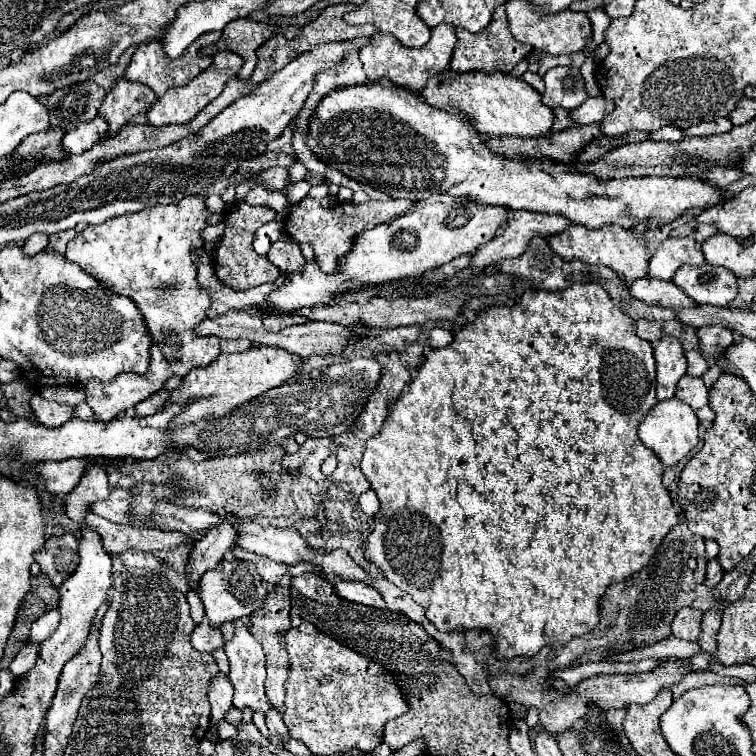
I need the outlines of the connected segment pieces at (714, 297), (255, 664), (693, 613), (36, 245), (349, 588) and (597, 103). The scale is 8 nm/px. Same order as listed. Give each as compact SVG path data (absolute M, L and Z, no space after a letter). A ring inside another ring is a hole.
M699 264L699 266L681 266L673 282L695 302L711 306L729 306L737 296L737 278L731 276L725 268Z
M237 620L235 622L235 636L233 640L229 640L225 644L225 654L229 658L229 664L231 664L231 672L229 672L229 680L235 688L235 694L233 694L233 706L239 708L239 710L245 710L249 708L251 712L267 712L269 708L269 700L265 696L265 690L263 690L263 682L265 682L265 664L263 664L263 650L261 650L261 644L259 640L255 640L255 636L249 634L249 630L245 628L243 620Z
M697 608L679 610L679 616L675 616L675 620L673 620L673 634L677 638L697 642L699 632L701 632L701 616L703 616L703 612Z
M33 234L33 236L27 238L27 242L23 244L23 250L33 256L33 254L41 252L41 250L47 246L47 242L49 242L49 236L47 236L47 234Z
M337 580L337 582L333 582L333 588L335 588L337 596L343 600L373 606L373 608L385 608L381 594L375 588L371 588L369 584L353 582L353 580Z
M601 96L597 98L587 98L579 108L571 110L569 116L575 124L599 124L607 114L611 112L611 104L603 100Z

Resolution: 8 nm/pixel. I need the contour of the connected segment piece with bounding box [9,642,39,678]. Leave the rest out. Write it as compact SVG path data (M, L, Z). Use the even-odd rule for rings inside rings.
M29 642L17 656L15 656L15 660L11 662L11 666L9 666L9 670L13 672L13 676L23 676L23 674L27 674L33 666L35 666L35 660L37 660L37 656L39 656L39 644L33 644L33 642Z

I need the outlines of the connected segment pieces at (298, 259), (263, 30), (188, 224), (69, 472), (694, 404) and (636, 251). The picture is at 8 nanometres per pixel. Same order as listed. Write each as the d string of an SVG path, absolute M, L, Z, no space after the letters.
M283 234L278 241L273 244L273 248L269 248L267 258L283 272L283 274L297 274L303 272L305 268L305 258L299 250L299 244L291 240L287 234Z
M249 18L233 20L231 24L227 24L227 28L223 28L223 36L215 46L217 46L217 50L231 50L231 52L243 56L245 64L239 72L239 78L247 80L247 78L251 78L251 74L257 66L257 54L255 54L257 48L271 36L279 34L281 30L283 30L281 26L255 22Z
M185 196L179 204L167 204L167 206L151 206L133 214L115 216L113 220L105 220L99 226L87 226L83 232L79 232L65 250L65 258L79 264L83 272L93 276L103 288L123 294L135 302L139 308L147 332L151 336L151 348L149 348L149 368L143 376L131 376L131 374L119 374L113 382L99 384L97 380L91 380L91 384L85 386L87 404L95 410L95 420L109 422L121 412L129 410L131 406L143 402L151 394L159 392L165 382L171 376L185 378L193 368L205 368L211 364L219 354L219 338L209 336L197 336L195 328L199 322L207 318L207 308L211 306L209 290L203 288L197 282L197 266L193 252L203 248L205 240L201 232L207 228L207 220L211 212L205 206L207 196Z
M63 460L63 462L39 462L39 474L47 480L47 490L53 494L67 494L71 492L79 480L83 478L85 470L93 460Z
M685 374L681 380L679 380L679 384L677 384L677 392L675 392L675 396L679 398L679 400L683 400L683 402L687 402L691 408L693 408L693 412L697 414L697 418L701 420L701 422L713 422L713 418L715 418L715 412L709 408L709 404L707 404L707 386L703 384L703 380L701 378L695 378L695 376L689 376L689 374Z
M571 224L571 228L565 228L559 234L549 234L545 236L545 242L549 248L561 256L563 260L581 260L587 264L601 264L617 272L619 276L625 278L625 282L633 282L635 278L641 278L647 274L647 250L645 250L645 240L641 236L631 236L629 230L623 230L621 226L615 224L605 224L603 228L589 230L583 226Z

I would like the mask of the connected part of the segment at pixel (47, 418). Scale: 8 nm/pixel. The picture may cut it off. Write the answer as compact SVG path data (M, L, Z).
M33 394L31 406L33 406L37 422L41 422L43 426L51 426L51 428L57 428L57 426L65 424L67 420L71 420L73 410L75 410L75 406L59 404L59 402L49 402L49 400L41 398L39 394Z

